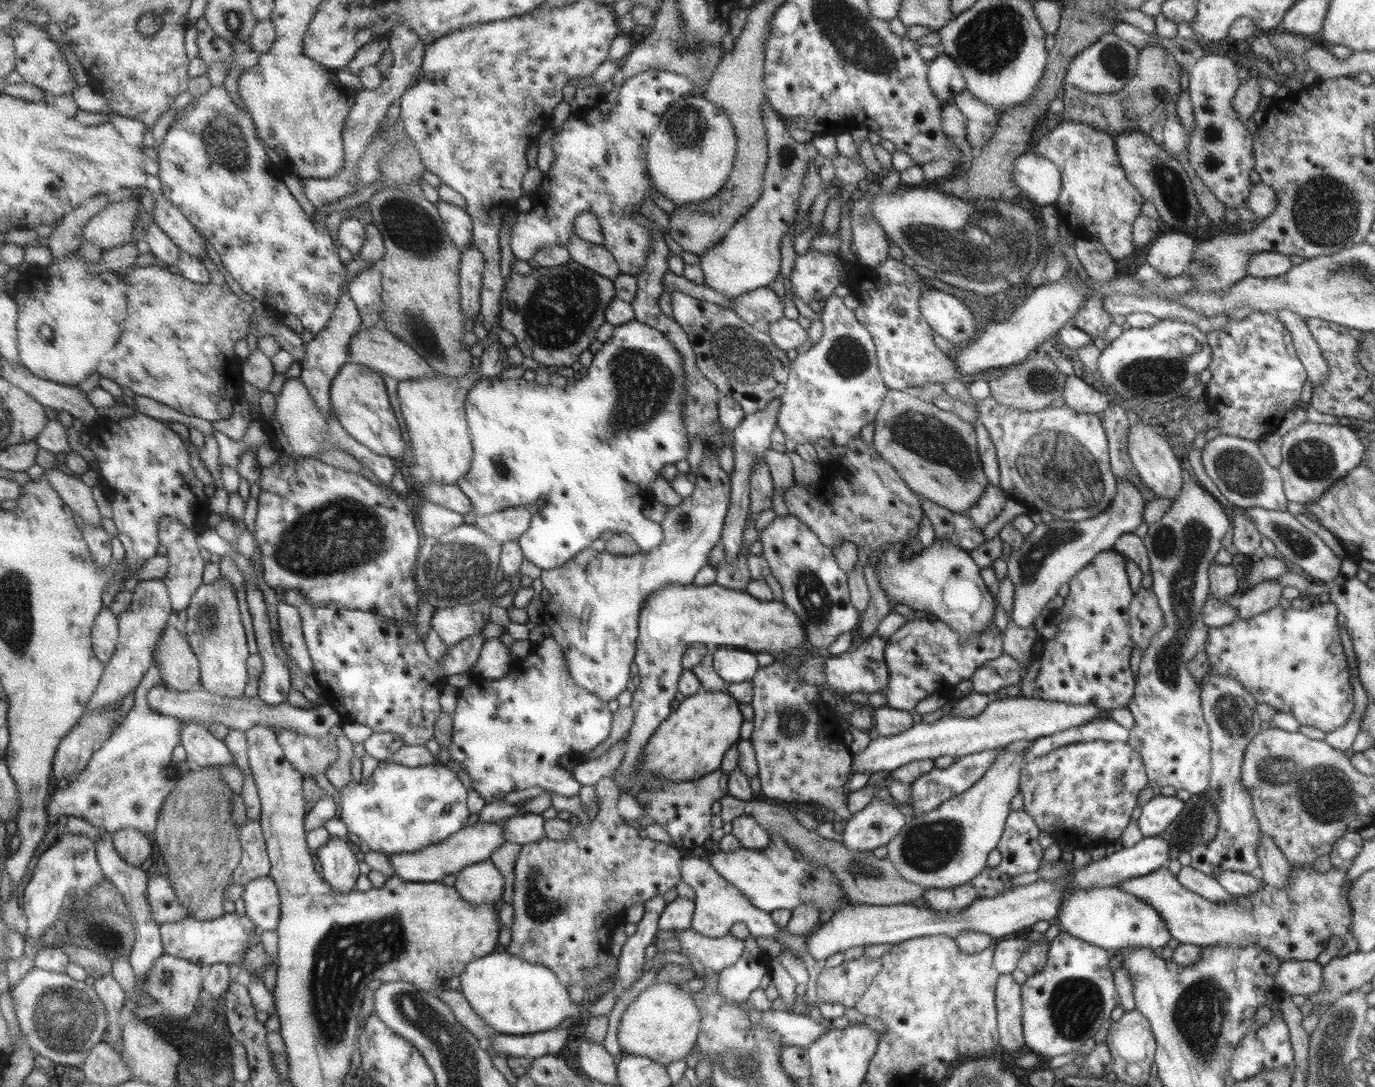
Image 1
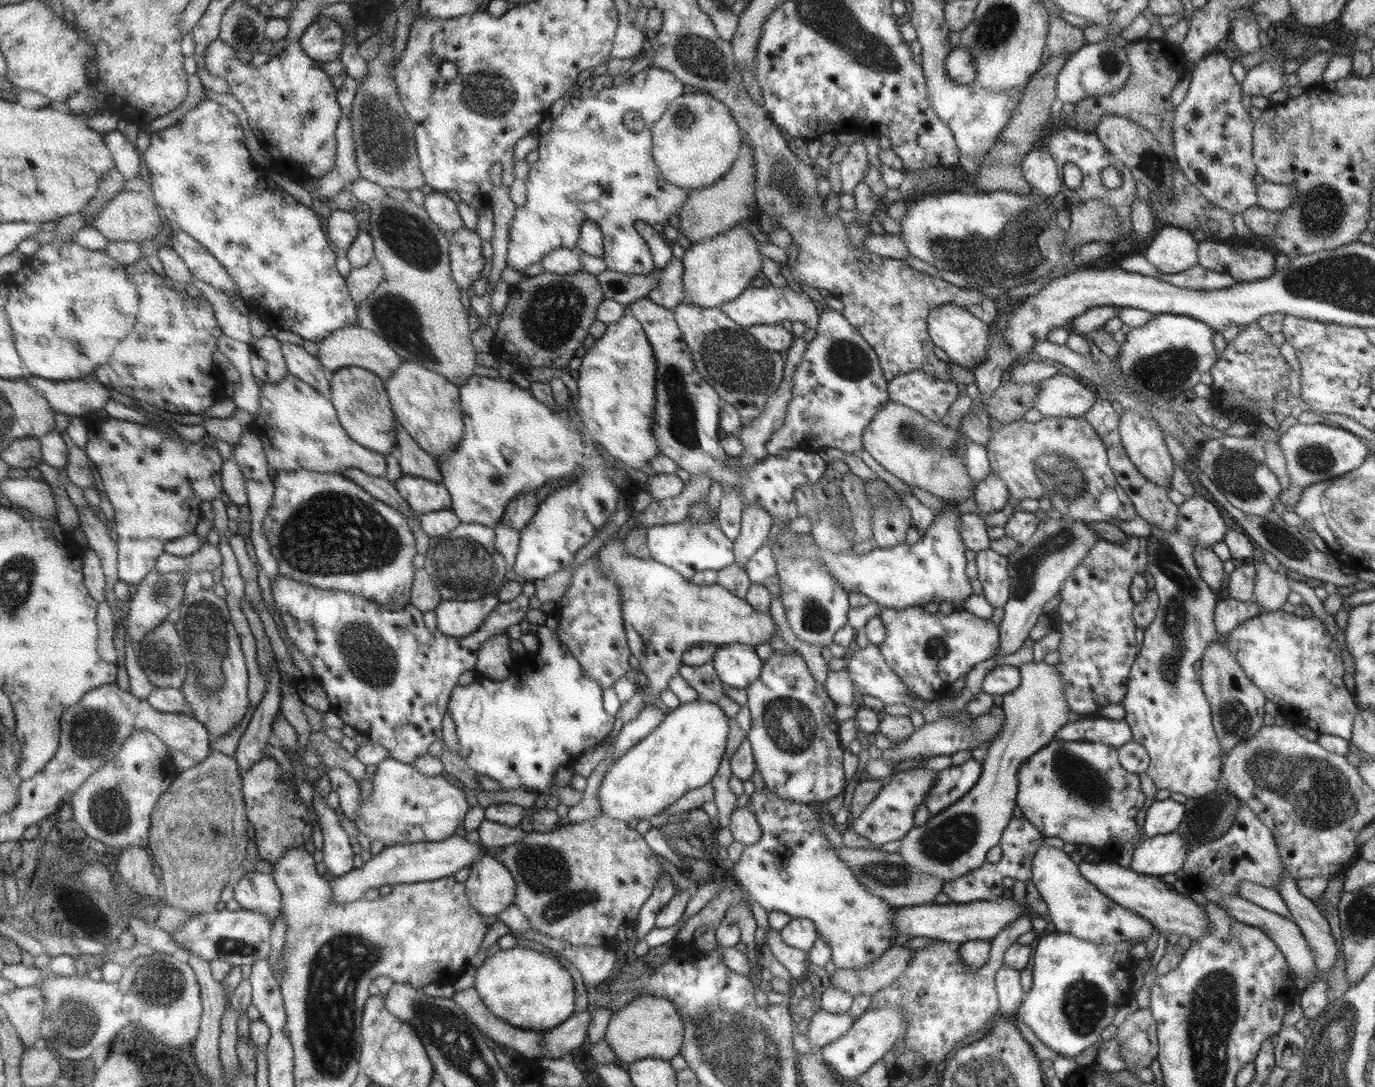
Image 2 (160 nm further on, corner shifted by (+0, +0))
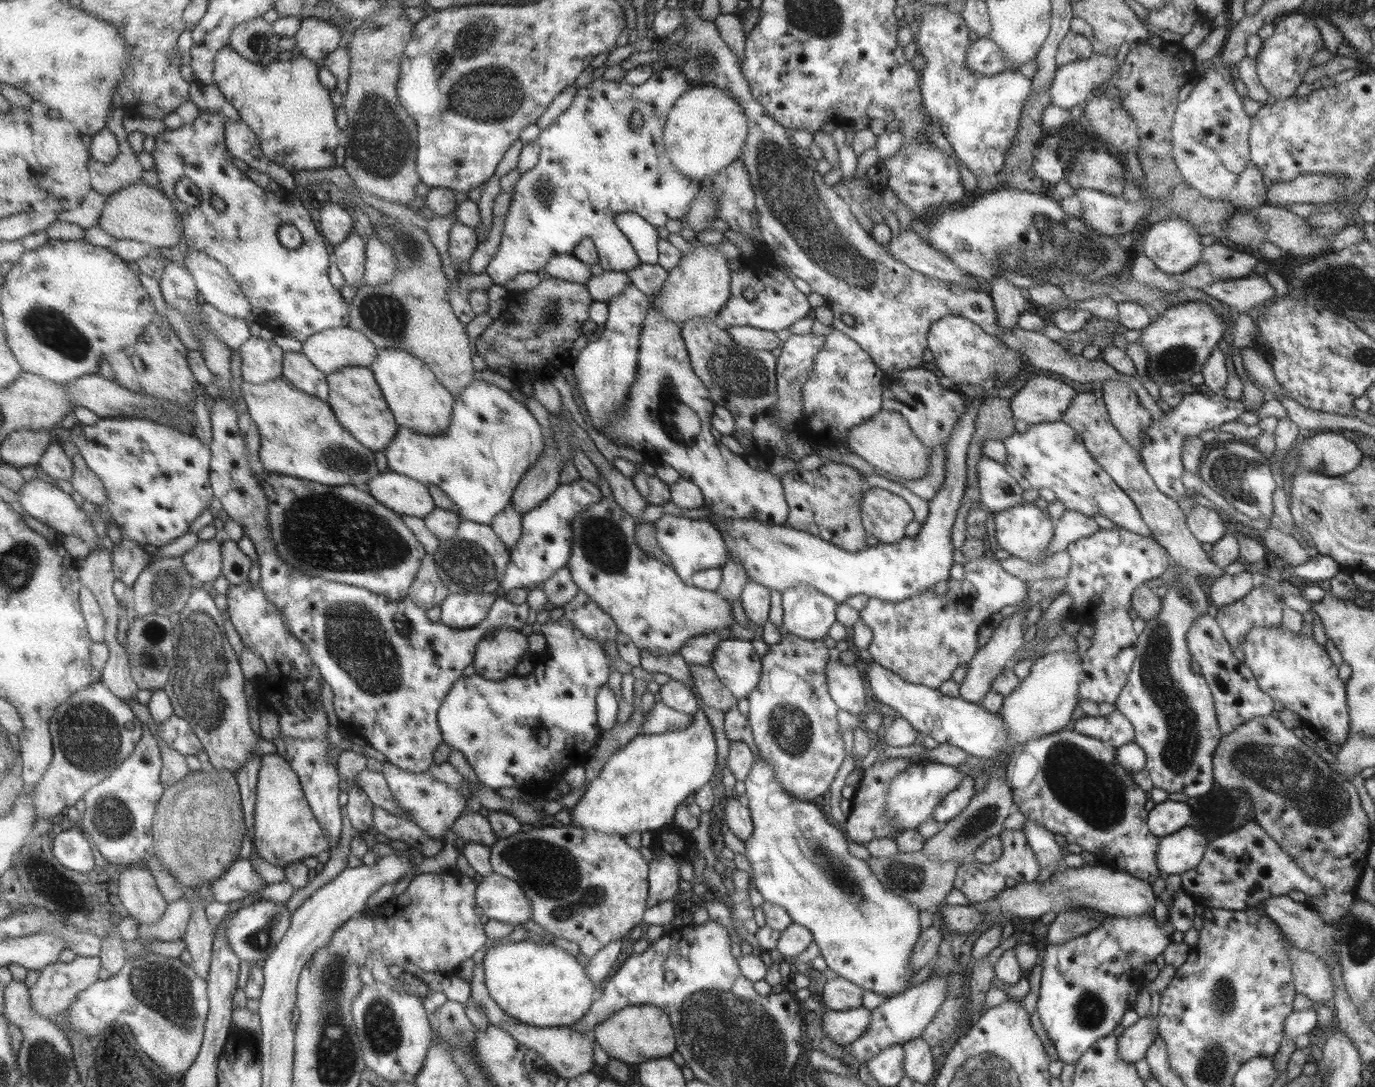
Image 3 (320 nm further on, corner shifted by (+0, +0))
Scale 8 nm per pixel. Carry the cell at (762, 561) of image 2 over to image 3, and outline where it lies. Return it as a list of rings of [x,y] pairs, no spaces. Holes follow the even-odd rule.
[[[769,592],[767,619],[781,636],[760,658],[757,686],[746,696],[746,717],[759,756],[772,766],[782,790],[792,797],[811,801],[828,791],[846,757],[843,731],[836,721],[838,706],[829,694],[824,671],[829,649],[823,639],[807,640],[787,632],[782,625],[781,593]]]

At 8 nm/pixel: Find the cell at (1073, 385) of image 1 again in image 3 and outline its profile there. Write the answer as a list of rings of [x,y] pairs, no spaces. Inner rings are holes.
[[[1035,376],[1009,398],[1012,420],[1023,420],[1028,425],[1060,420],[1063,411],[1077,394],[1067,384],[1047,376]]]

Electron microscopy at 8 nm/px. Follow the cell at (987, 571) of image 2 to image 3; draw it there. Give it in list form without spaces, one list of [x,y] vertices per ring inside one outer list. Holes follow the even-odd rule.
[[[982,554],[979,558],[965,562],[962,568],[964,580],[971,582],[977,589],[977,596],[967,606],[963,606],[963,602],[946,601],[943,596],[933,594],[933,587],[903,602],[868,598],[858,613],[860,621],[872,632],[867,648],[872,662],[911,684],[937,689],[943,680],[951,678],[958,664],[968,663],[978,650],[977,628],[998,615],[1003,606],[1017,606],[1019,601],[1025,599],[1024,582],[1007,574],[995,557],[985,559]]]

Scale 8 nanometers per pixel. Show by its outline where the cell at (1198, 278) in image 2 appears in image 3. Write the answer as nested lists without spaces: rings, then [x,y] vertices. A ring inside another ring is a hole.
[[[1251,274],[1233,280],[1219,280],[1202,288],[1205,294],[1229,307],[1233,313],[1247,313],[1275,298],[1275,291],[1264,275]]]

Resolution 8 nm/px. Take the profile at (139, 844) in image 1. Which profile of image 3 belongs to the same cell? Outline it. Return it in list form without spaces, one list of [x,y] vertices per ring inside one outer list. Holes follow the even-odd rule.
[[[135,865],[119,876],[119,900],[128,916],[144,926],[157,922],[165,912],[165,899],[157,890],[155,880],[147,868]]]

